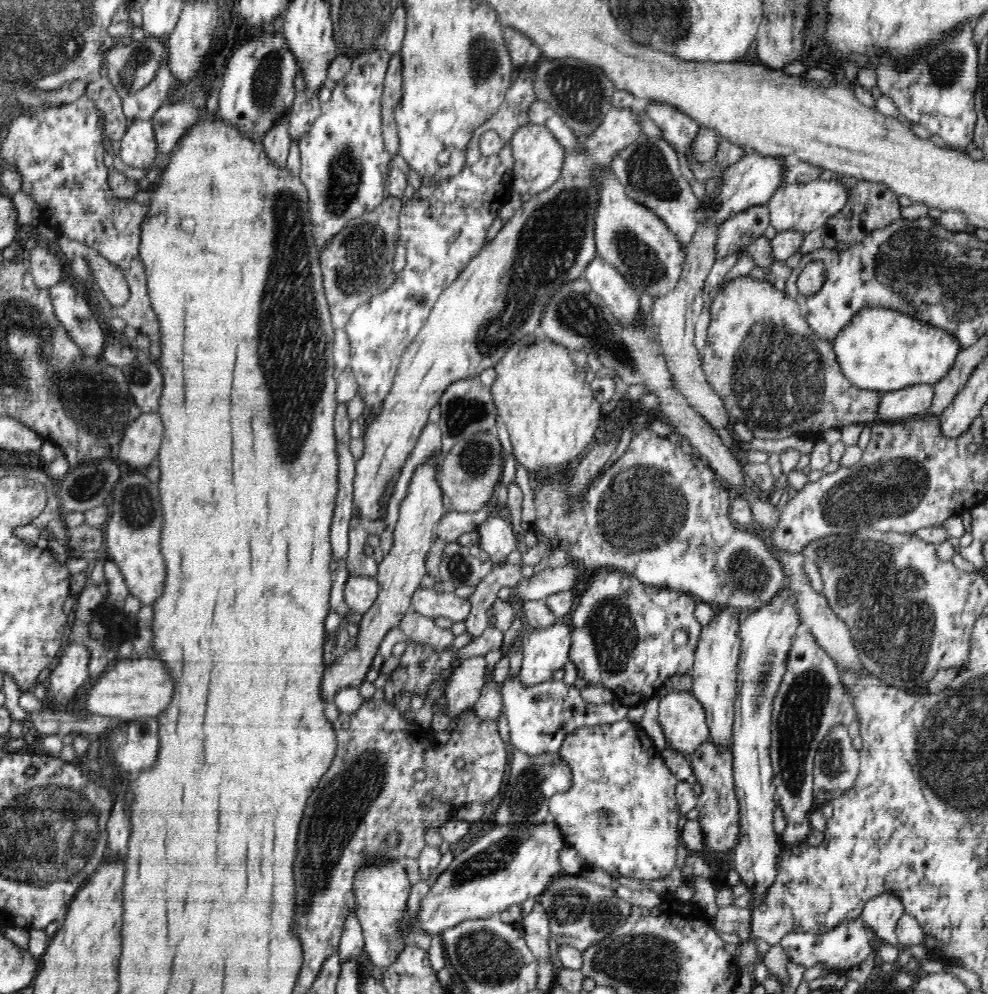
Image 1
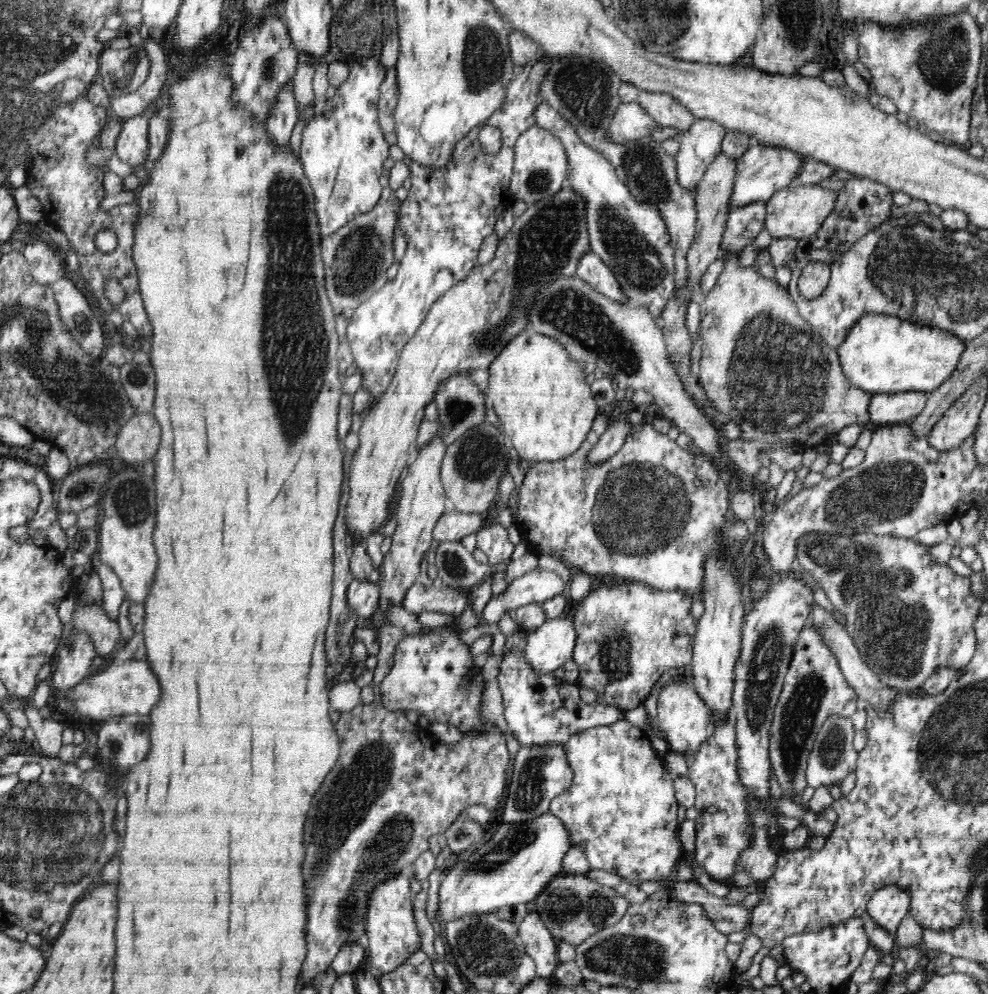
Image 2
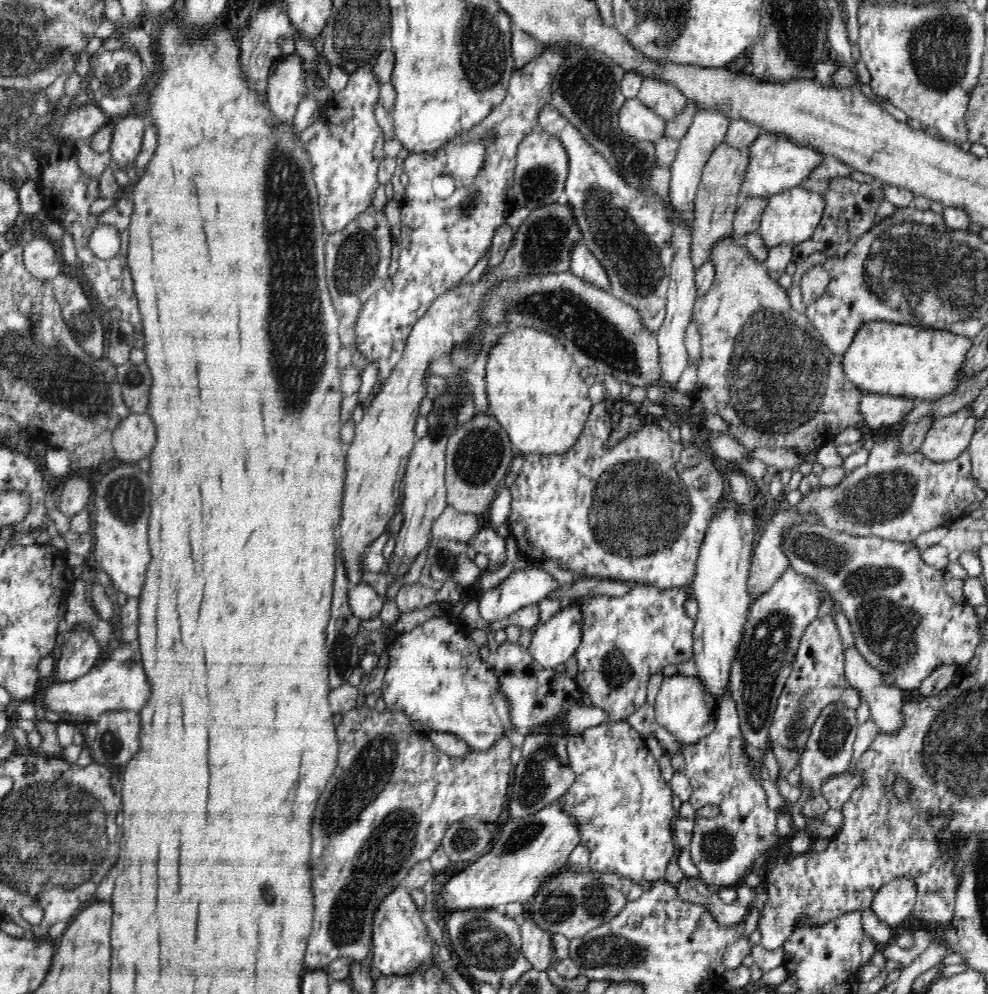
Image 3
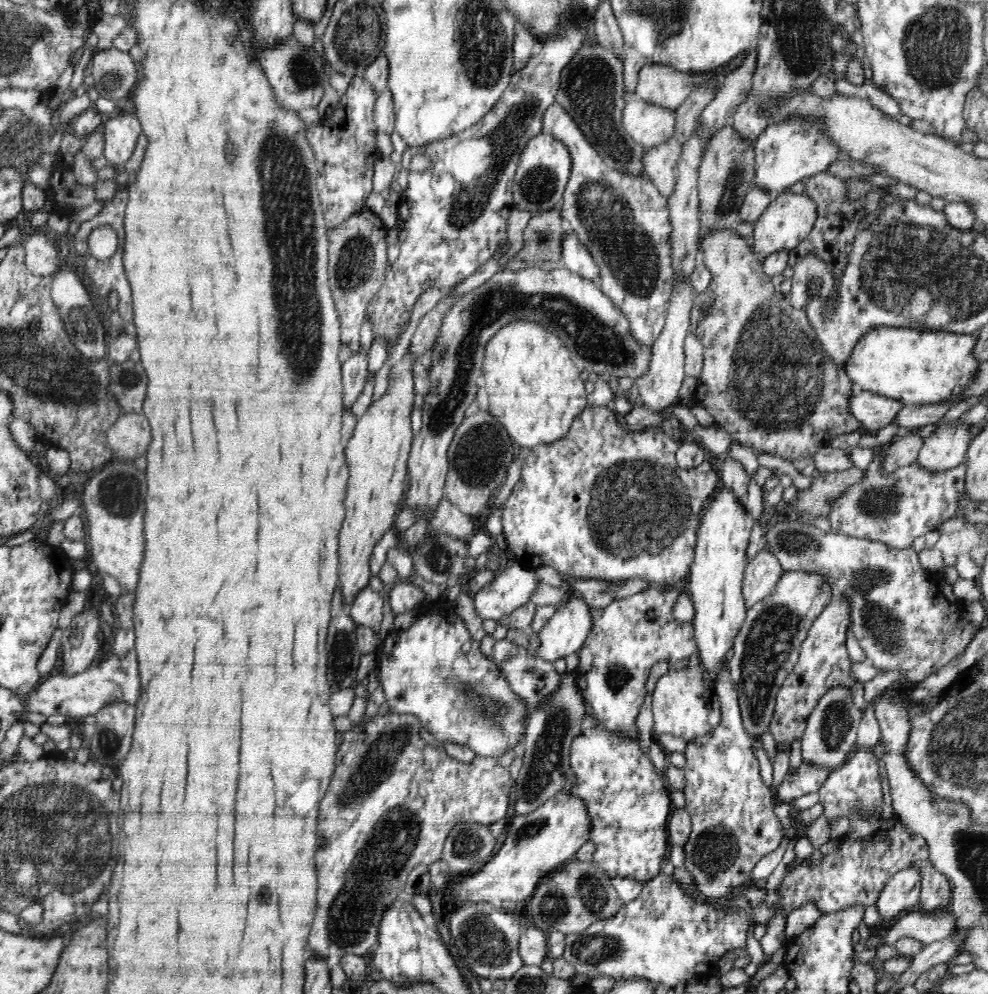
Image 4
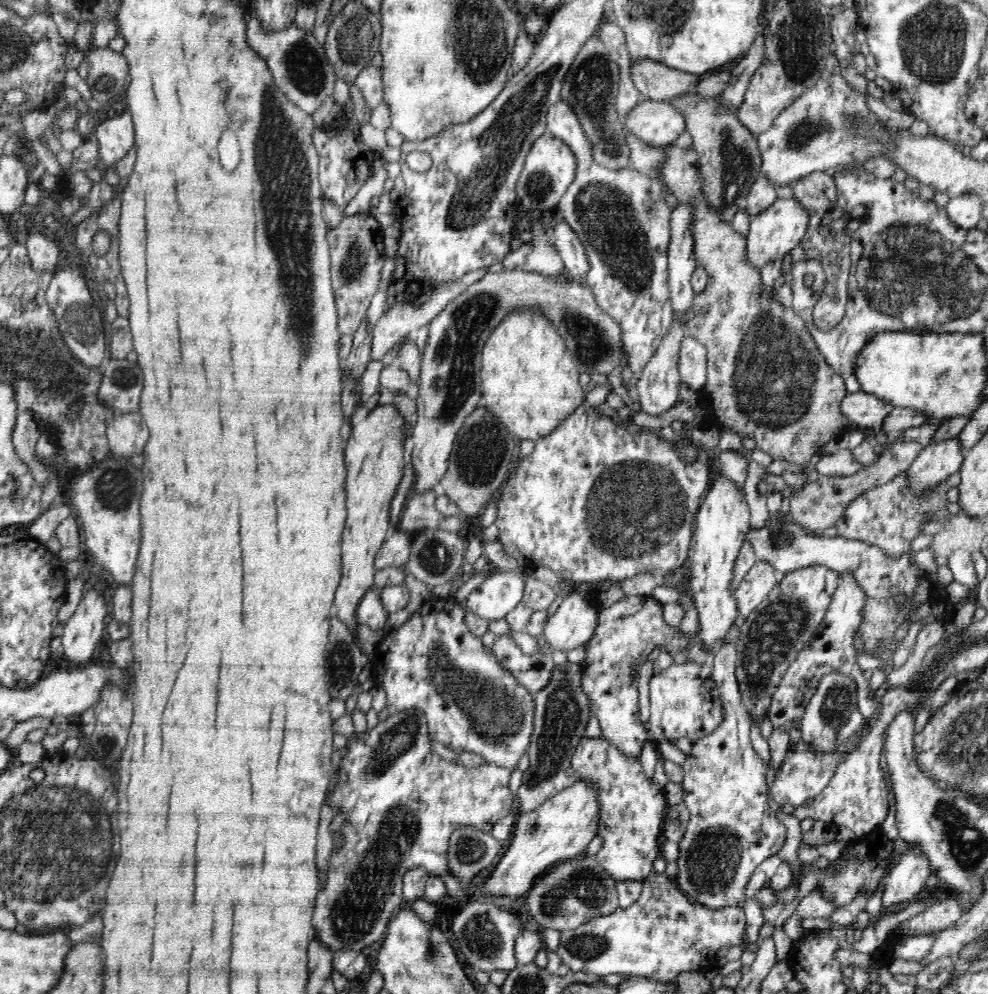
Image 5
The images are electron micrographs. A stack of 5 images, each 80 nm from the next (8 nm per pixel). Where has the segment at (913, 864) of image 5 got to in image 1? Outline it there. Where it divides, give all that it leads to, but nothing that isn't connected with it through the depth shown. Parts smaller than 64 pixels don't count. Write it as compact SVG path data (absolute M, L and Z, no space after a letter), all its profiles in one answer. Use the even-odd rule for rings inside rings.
M882 893L864 905L859 917L864 921L867 930L872 930L879 940L901 950L903 945L898 942L896 928L900 916L905 912L896 893Z

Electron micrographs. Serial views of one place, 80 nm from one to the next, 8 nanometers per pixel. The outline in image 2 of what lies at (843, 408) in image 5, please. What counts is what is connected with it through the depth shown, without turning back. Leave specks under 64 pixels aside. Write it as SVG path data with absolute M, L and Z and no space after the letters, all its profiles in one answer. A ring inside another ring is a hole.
M926 392L872 394L867 406L870 426L908 423L924 410L927 398Z

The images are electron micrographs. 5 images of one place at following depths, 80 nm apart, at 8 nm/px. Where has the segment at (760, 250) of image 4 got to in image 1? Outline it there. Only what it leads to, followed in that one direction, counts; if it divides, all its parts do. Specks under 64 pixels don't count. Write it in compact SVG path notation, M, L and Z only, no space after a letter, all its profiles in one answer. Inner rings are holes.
M841 178L830 181L819 179L805 184L788 183L780 187L766 205L769 210L769 224L772 224L777 233L795 230L807 235L809 232L823 228L831 216L840 212L849 197L850 188L844 187L840 180Z

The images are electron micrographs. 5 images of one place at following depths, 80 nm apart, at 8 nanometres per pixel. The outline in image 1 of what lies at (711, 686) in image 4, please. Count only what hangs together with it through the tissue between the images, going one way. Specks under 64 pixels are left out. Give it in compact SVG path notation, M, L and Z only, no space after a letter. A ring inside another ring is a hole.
M674 691L659 699L659 723L668 745L679 753L687 755L709 743L706 711L691 691Z

